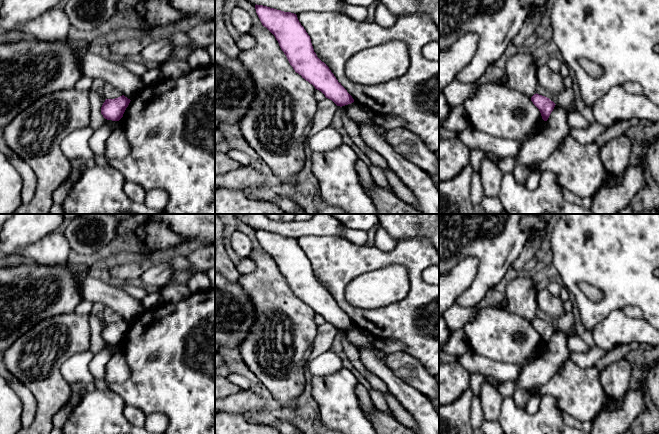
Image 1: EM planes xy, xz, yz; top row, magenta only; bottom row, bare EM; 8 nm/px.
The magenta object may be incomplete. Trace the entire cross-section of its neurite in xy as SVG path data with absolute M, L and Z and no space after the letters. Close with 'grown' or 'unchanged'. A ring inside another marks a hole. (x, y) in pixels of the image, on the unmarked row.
M124 319L115 323L106 323L101 331L101 338L107 344L119 345L130 327Z | unchanged

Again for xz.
M257 228L255 233L262 249L275 260L296 297L337 330L354 326L329 291L317 281L310 260L296 238Z | unchanged

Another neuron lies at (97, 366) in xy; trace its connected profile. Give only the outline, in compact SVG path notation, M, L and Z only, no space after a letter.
M106 343L104 348L93 356L89 364L89 371L94 379L101 379L105 377L106 365L112 357L108 345L109 344Z

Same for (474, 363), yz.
M471 350L455 359L470 373L491 376L499 382L515 382L524 368L515 364L495 362L489 358L477 355Z

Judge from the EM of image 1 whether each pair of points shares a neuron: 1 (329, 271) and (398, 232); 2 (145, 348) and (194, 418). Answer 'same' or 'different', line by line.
1: different
2: same

